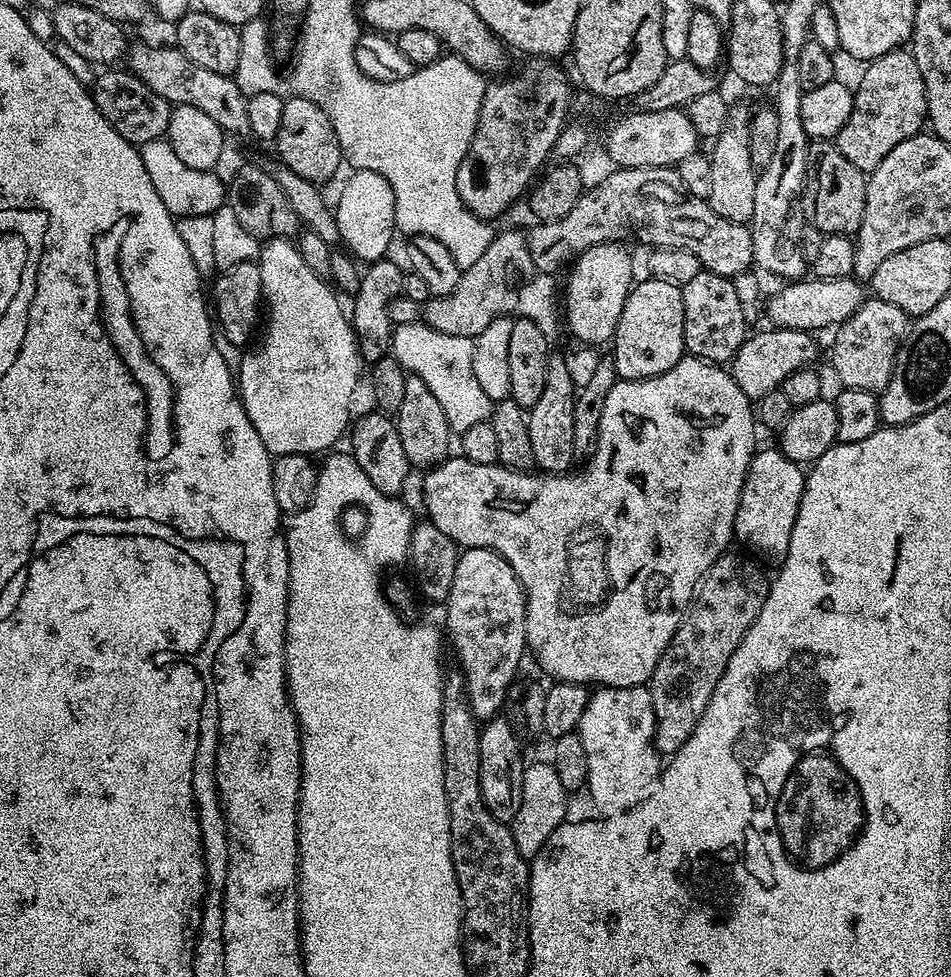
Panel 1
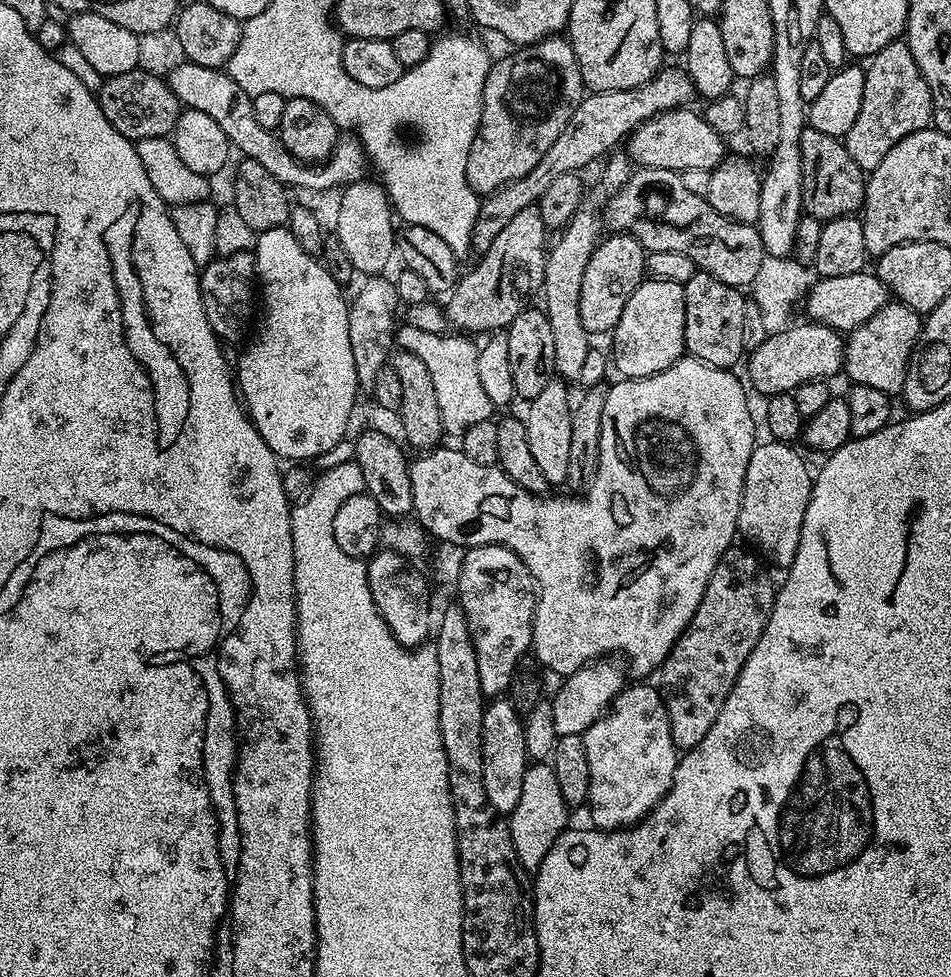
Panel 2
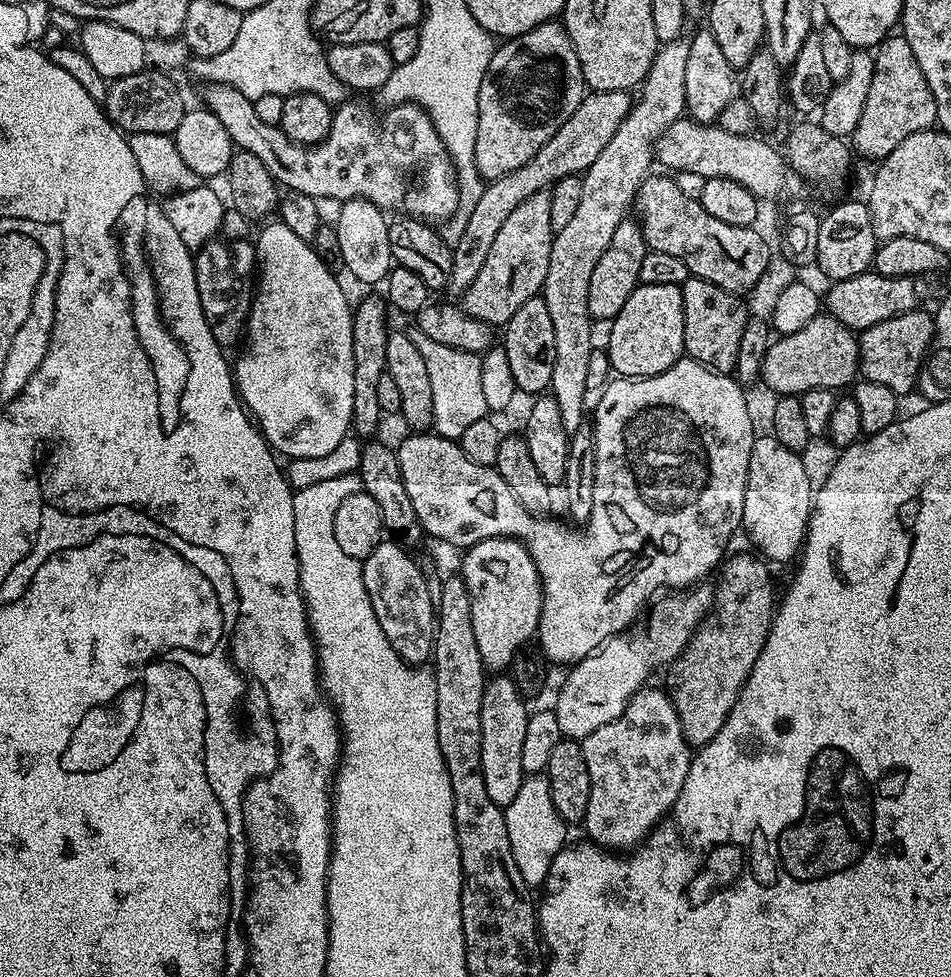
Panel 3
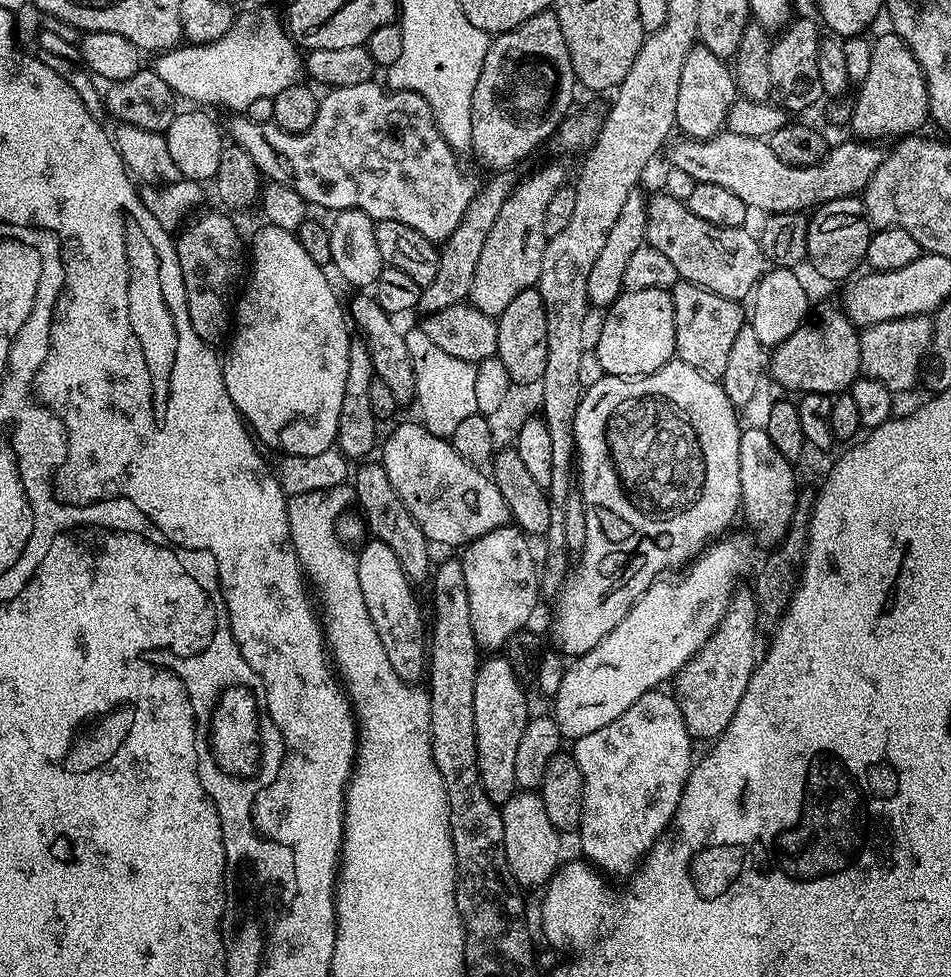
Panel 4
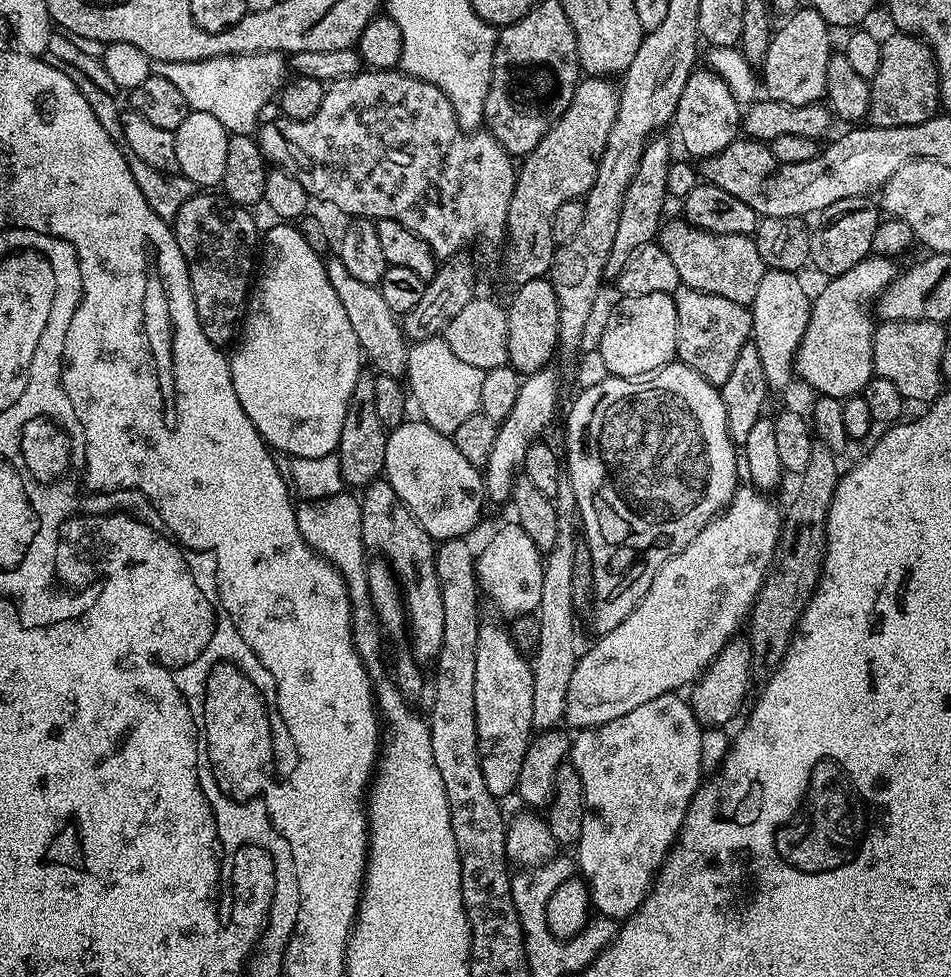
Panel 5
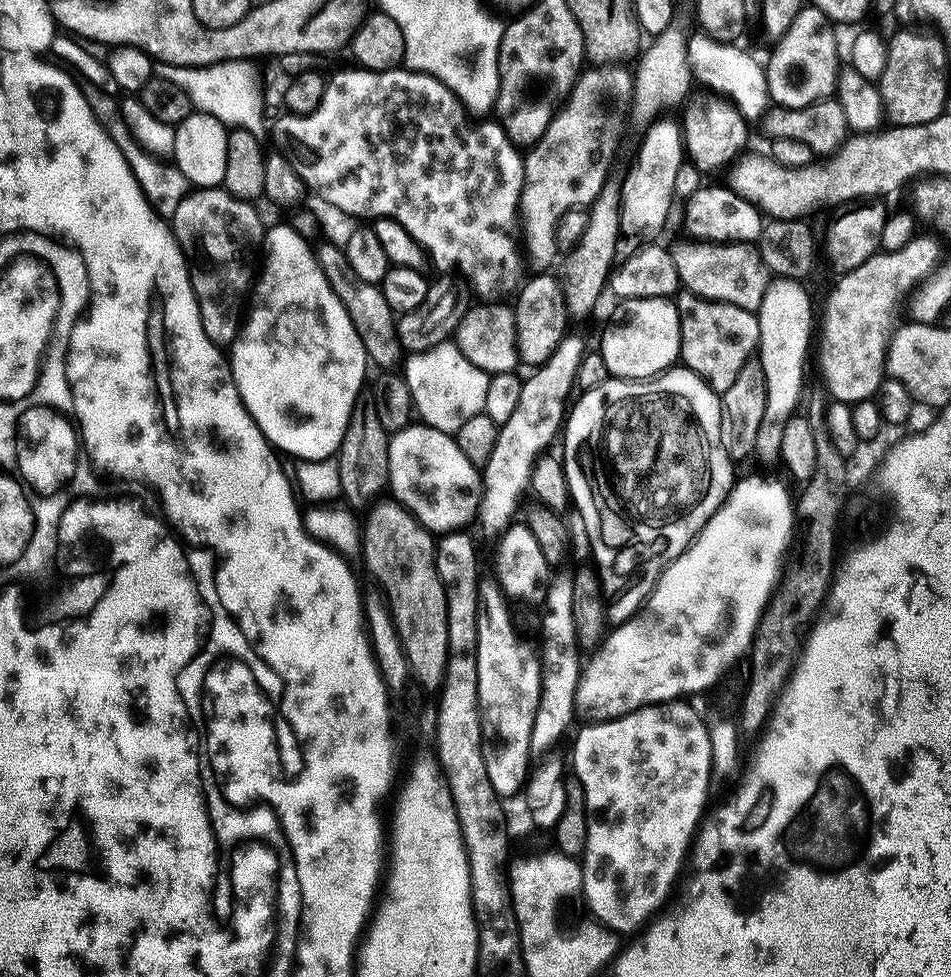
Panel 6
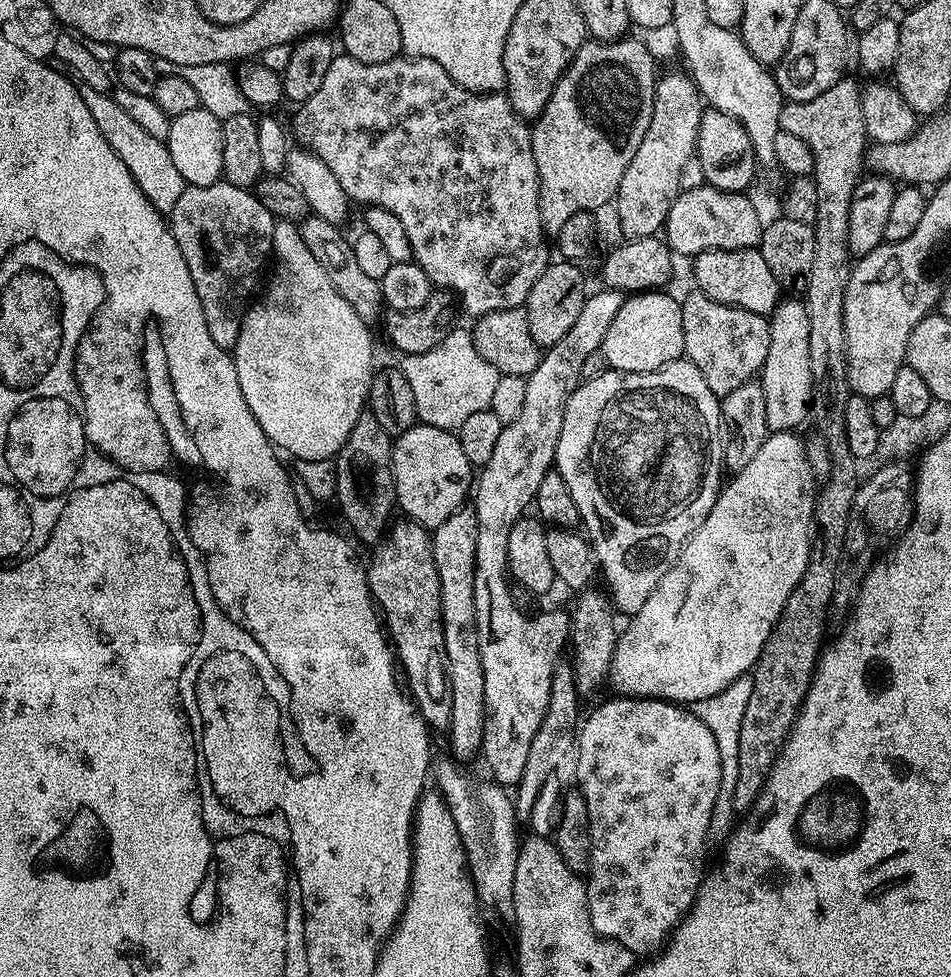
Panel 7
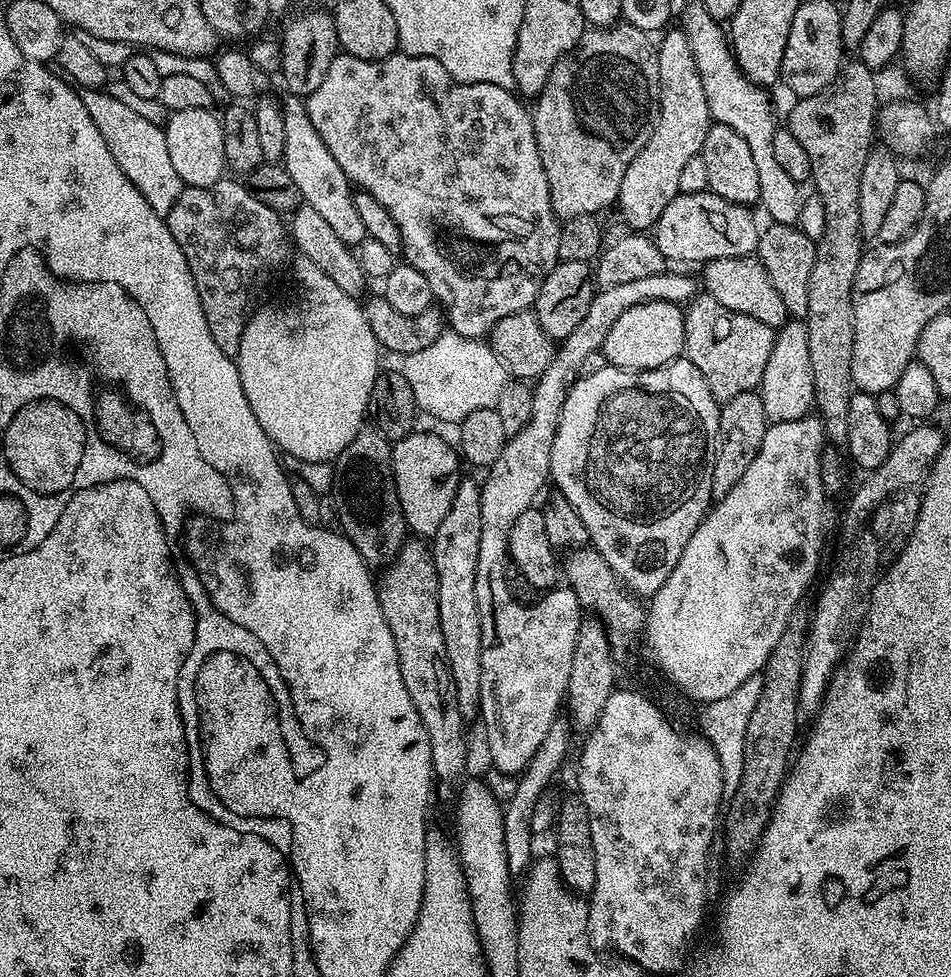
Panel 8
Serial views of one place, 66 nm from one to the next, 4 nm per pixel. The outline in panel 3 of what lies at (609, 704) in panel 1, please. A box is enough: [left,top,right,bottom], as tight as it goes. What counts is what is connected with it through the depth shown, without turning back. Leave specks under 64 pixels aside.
[582,686,693,850]

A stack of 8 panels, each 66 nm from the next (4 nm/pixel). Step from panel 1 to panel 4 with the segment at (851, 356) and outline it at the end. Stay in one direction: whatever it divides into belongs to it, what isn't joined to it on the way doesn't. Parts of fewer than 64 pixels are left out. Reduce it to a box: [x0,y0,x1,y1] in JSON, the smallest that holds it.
[860,315,934,394]

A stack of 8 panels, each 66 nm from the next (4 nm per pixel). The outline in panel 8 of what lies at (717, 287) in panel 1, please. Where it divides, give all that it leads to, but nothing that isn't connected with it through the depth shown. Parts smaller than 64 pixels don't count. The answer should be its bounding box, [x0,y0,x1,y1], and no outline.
[684,294,774,402]

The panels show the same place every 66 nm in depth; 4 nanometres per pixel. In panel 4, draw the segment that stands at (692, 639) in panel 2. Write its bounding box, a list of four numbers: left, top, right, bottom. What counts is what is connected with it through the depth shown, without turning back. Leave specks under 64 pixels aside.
[674,591,760,741]

